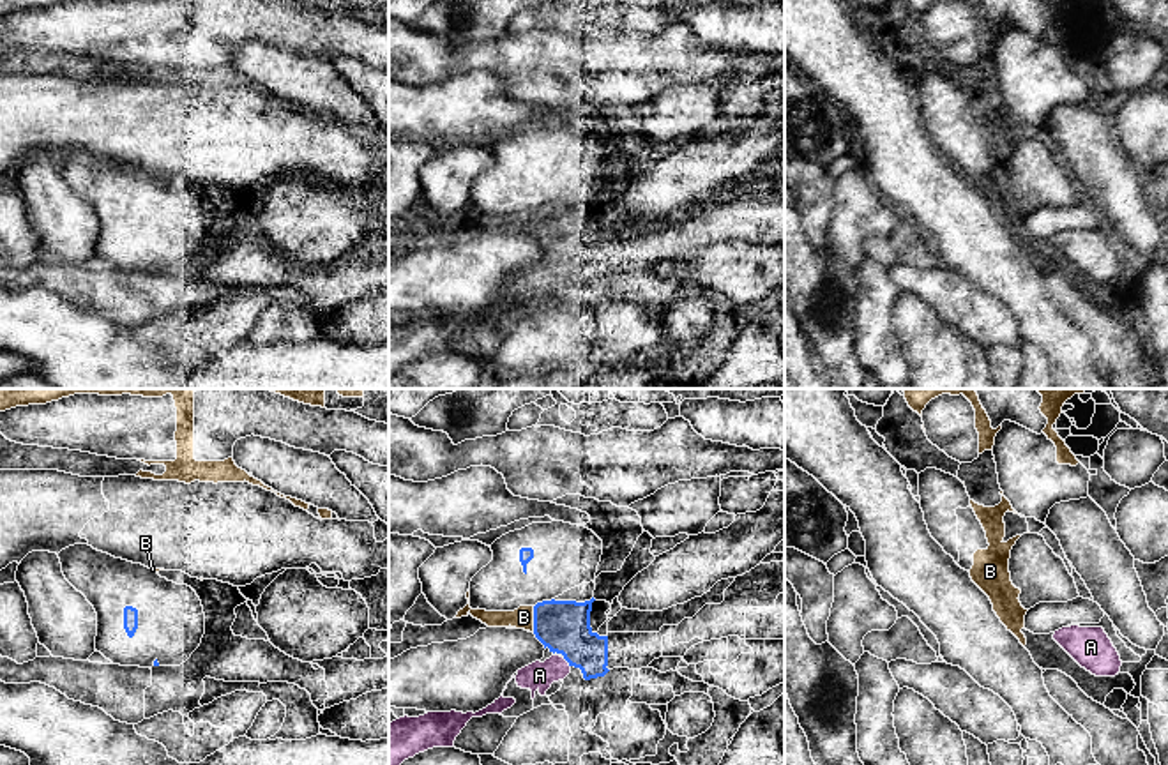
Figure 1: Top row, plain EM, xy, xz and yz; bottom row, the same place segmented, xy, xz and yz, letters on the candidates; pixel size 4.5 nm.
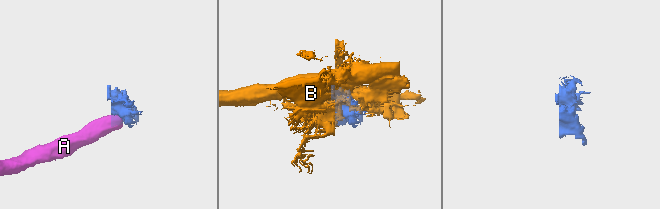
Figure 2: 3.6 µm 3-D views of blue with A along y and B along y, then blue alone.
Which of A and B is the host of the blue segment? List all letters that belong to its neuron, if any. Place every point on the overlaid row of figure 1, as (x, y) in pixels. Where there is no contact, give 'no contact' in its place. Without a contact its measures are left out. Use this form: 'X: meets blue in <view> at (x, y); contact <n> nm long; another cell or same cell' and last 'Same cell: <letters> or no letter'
A: meets blue in xz at (568, 661); contact 60 nm long; another cell
B: meets blue in xz at (534, 619); contact 120 nm long; another cell
Same cell: no letter

